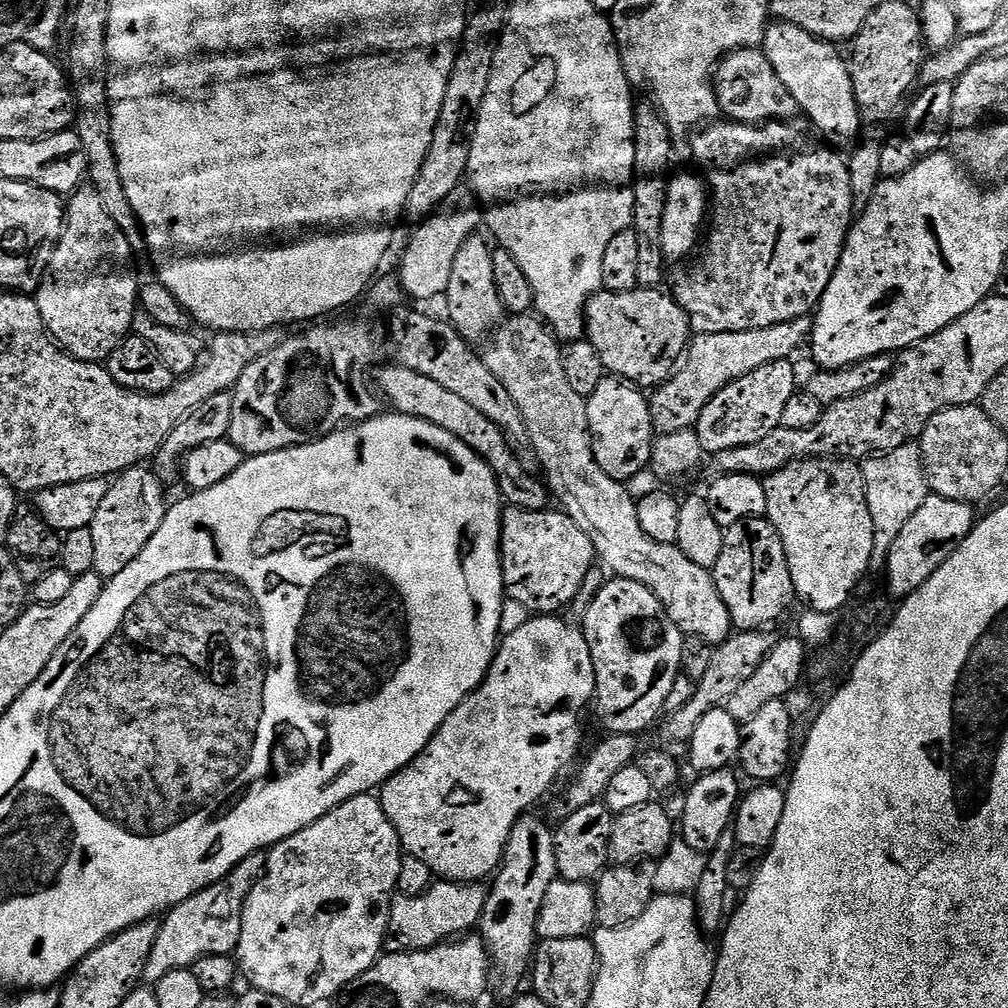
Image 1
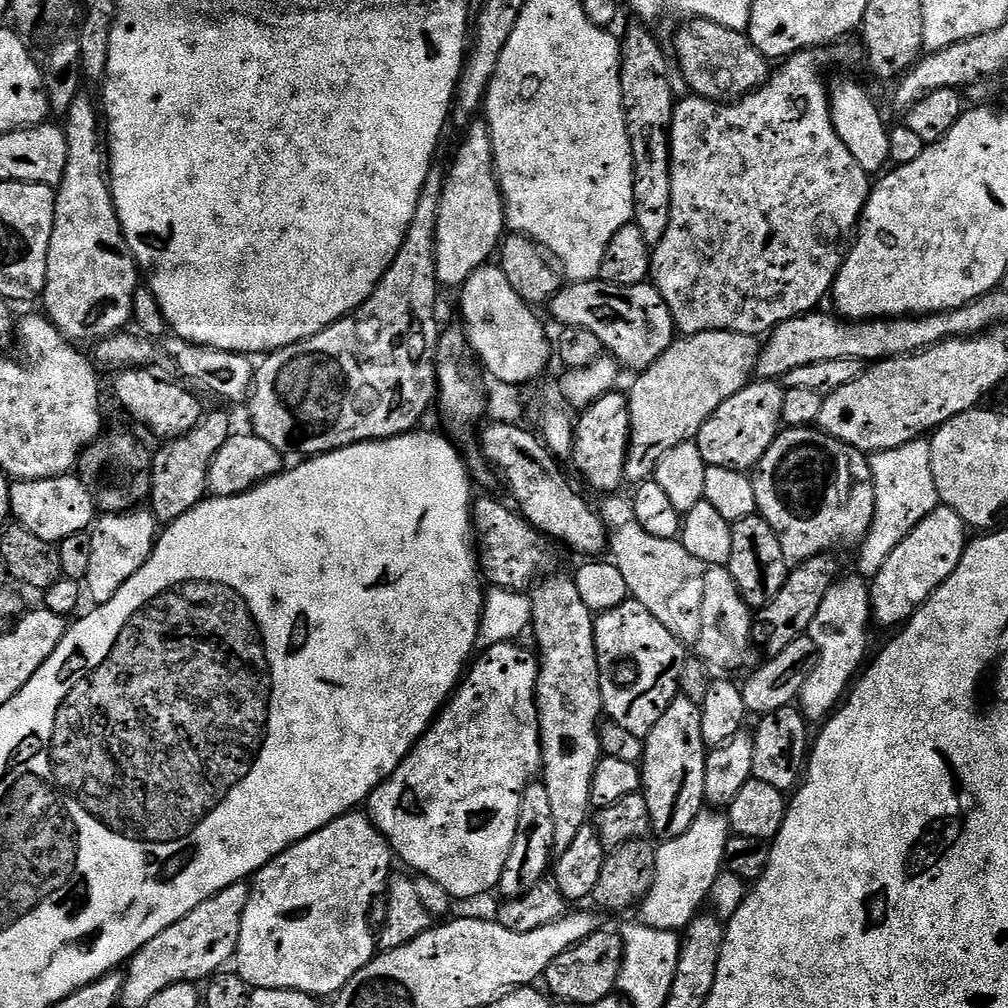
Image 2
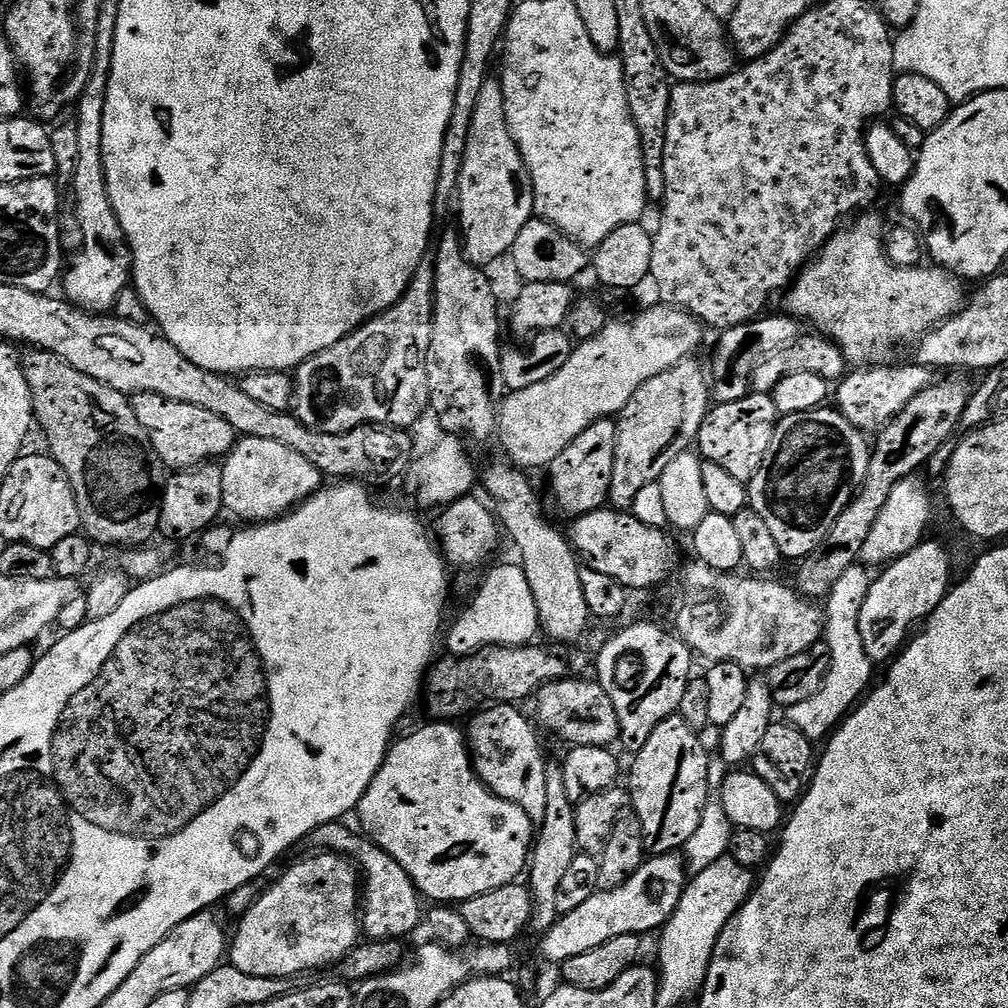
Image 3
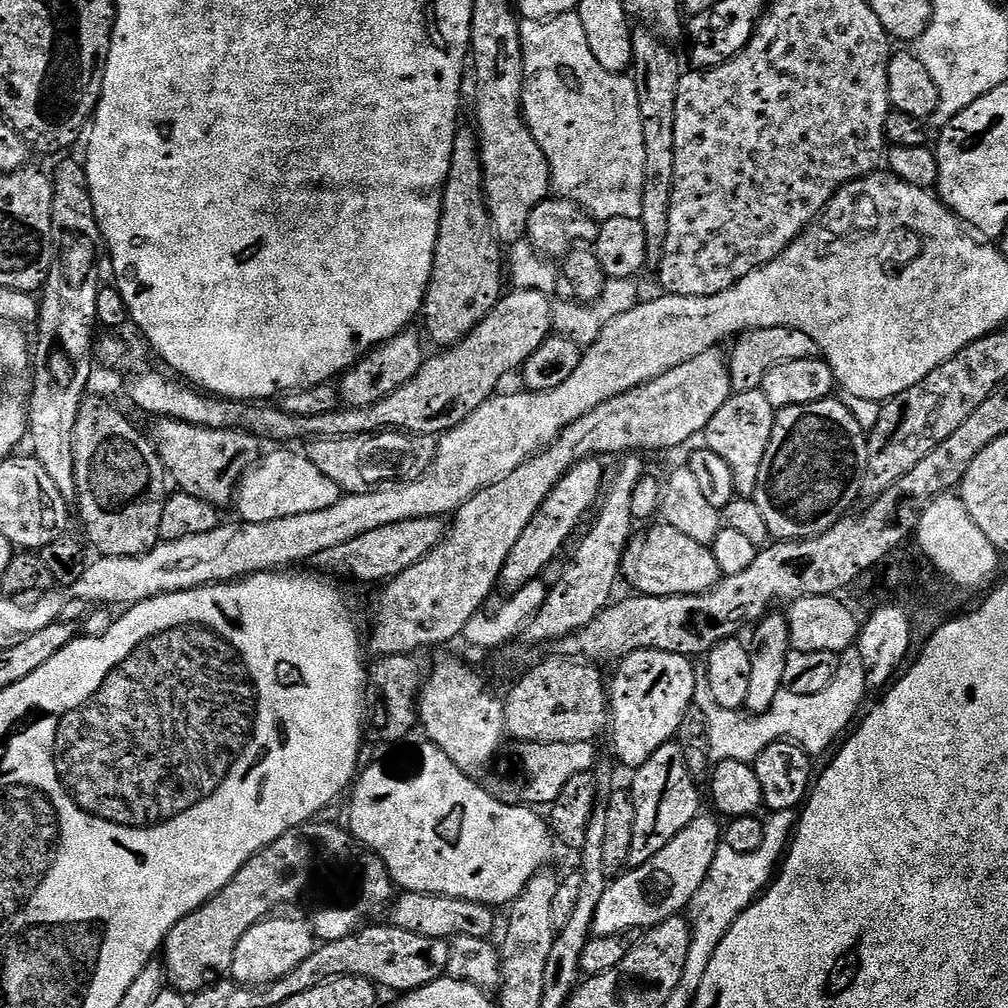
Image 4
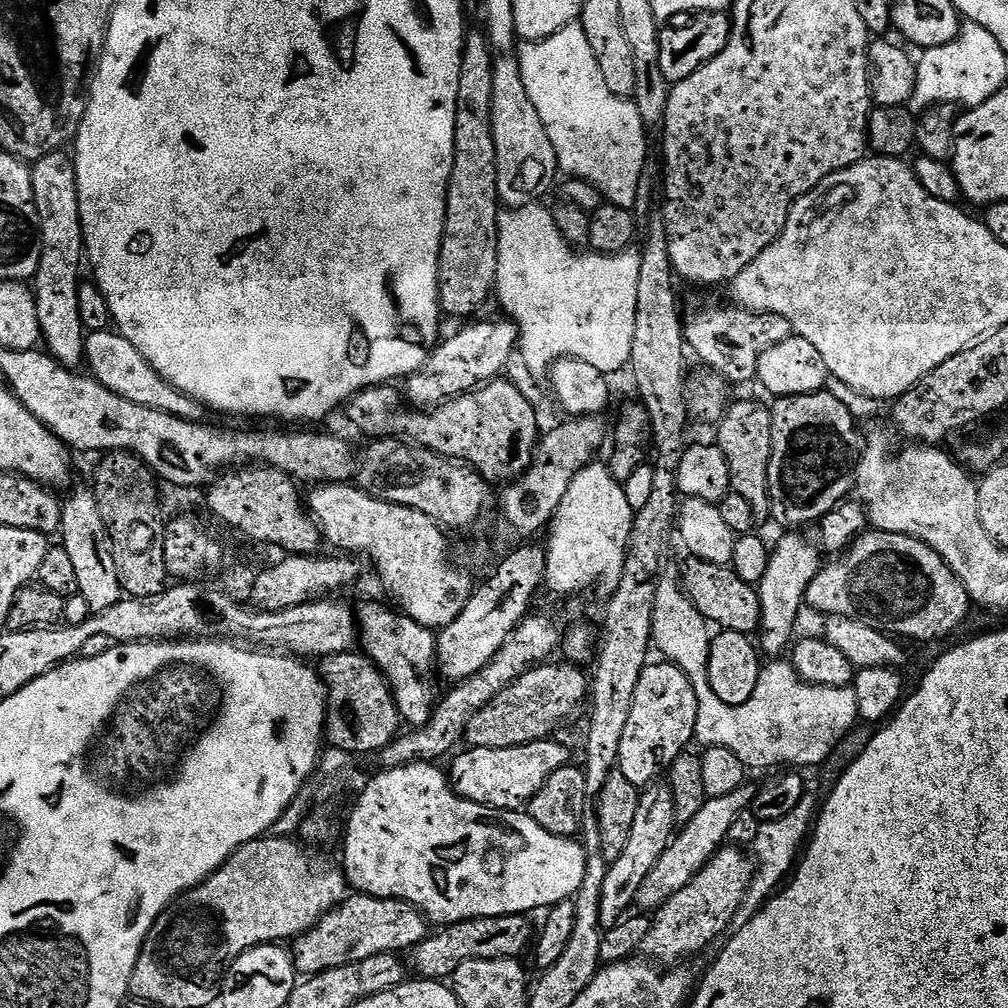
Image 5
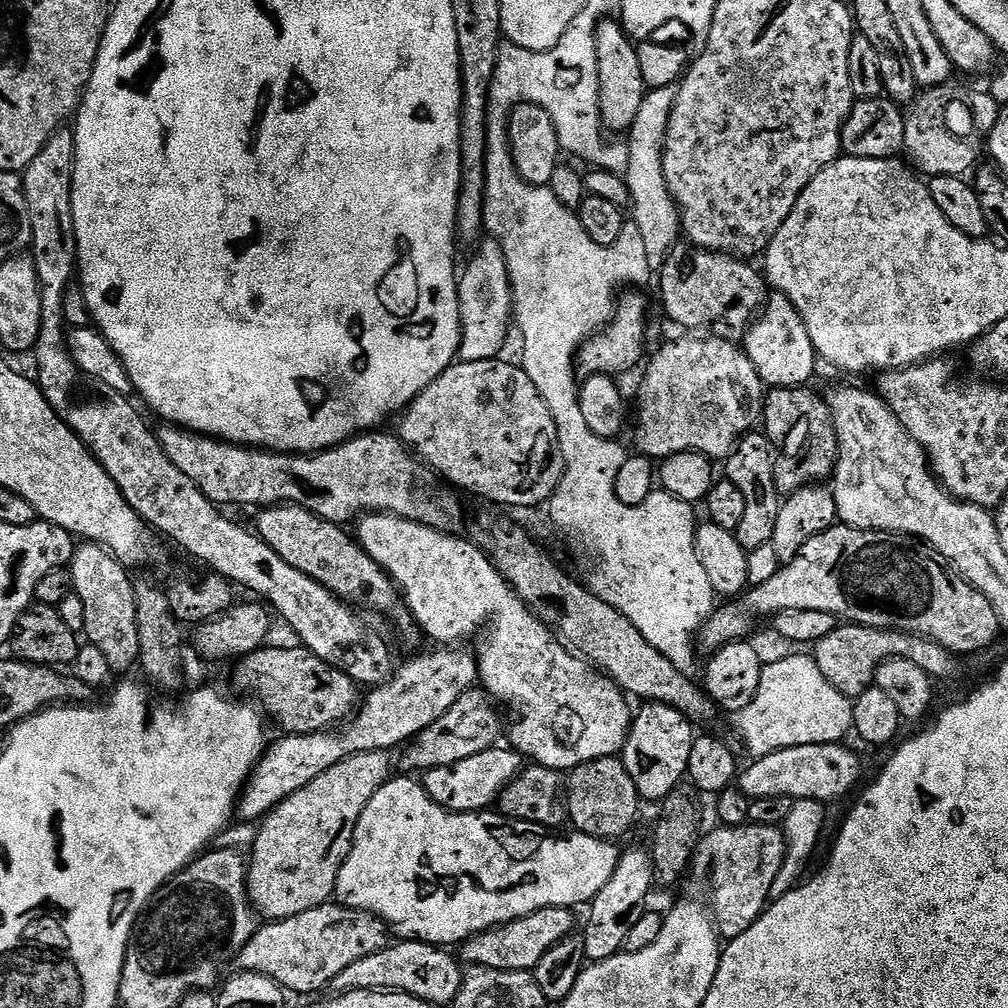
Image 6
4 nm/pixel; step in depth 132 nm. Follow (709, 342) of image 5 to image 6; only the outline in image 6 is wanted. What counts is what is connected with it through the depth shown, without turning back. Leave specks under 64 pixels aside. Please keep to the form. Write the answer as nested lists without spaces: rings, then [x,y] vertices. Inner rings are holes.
[[[687,242],[677,243],[673,248],[671,254],[666,258],[666,262],[658,270],[658,280],[660,276],[660,300],[664,303],[664,312],[677,324],[680,328],[689,328],[687,331],[692,334],[707,334],[709,337],[718,340],[731,340],[733,342],[743,341],[744,335],[748,332],[748,326],[752,323],[754,317],[759,313],[760,309],[764,306],[766,299],[766,280],[759,271],[756,272],[751,268],[749,261],[744,258],[737,258],[735,256],[727,256],[725,252],[708,252],[705,248],[694,248]]]

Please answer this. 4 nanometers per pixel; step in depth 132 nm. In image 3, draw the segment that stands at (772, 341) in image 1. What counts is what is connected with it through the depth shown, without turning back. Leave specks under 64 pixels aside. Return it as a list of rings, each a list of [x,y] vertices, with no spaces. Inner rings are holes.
[[[696,358],[684,360],[678,366],[650,378],[626,402],[620,411],[616,425],[616,441],[614,442],[614,474],[610,474],[610,490],[608,504],[616,510],[630,510],[634,506],[634,498],[644,487],[659,481],[662,470],[678,458],[678,454],[689,451],[699,441],[700,427],[710,411],[710,376]]]

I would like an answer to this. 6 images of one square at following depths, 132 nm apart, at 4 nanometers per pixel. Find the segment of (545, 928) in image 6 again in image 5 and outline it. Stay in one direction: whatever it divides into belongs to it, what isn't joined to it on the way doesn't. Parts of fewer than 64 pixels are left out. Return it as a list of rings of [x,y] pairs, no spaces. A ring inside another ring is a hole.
[[[527,915],[491,916],[477,920],[464,920],[461,924],[450,924],[433,931],[427,940],[411,949],[412,964],[416,967],[415,975],[426,980],[447,981],[462,966],[474,958],[506,958],[515,960],[523,957],[528,943],[533,943],[534,928]]]

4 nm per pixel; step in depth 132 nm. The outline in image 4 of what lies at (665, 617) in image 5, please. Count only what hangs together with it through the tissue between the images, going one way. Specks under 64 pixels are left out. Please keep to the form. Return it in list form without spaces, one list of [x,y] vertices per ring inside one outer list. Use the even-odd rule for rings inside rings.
[[[853,646],[840,656],[834,682],[830,682],[826,690],[818,690],[818,694],[803,696],[781,690],[768,710],[745,714],[740,710],[726,710],[718,706],[718,702],[714,702],[714,694],[710,694],[708,689],[707,675],[700,674],[696,678],[694,704],[702,710],[702,714],[706,714],[709,761],[754,758],[762,754],[766,746],[779,740],[791,740],[792,743],[799,744],[809,756],[816,758],[819,757],[819,752],[826,751],[832,743],[835,745],[853,727],[854,721],[861,715],[860,707],[864,704],[864,695],[869,695],[869,692],[862,654],[859,647]]]

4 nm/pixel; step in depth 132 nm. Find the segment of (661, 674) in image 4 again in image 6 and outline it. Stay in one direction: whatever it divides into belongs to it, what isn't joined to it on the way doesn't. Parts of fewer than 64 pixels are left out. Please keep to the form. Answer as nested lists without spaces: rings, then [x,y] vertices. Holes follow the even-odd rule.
[[[645,703],[641,712],[637,711],[632,718],[632,729],[624,743],[622,759],[630,778],[634,778],[634,786],[638,790],[641,801],[656,800],[663,802],[669,794],[681,787],[680,779],[683,781],[688,775],[688,763],[690,762],[690,746],[694,739],[693,721],[683,716],[678,710],[674,710],[665,704]]]

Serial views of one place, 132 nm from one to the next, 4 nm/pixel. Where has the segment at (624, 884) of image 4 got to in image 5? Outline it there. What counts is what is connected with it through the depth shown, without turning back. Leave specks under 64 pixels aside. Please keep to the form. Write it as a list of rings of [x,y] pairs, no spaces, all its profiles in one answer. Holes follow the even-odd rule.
[[[745,782],[738,790],[734,790],[734,794],[708,799],[702,810],[698,810],[698,814],[694,814],[694,818],[690,818],[690,822],[673,835],[668,848],[658,858],[658,862],[655,862],[654,868],[650,870],[650,874],[638,890],[635,907],[640,910],[660,908],[667,900],[674,898],[674,894],[678,894],[682,886],[690,883],[694,876],[703,870],[708,860],[725,846],[730,834],[730,822],[734,822],[738,814],[751,809],[756,789],[755,783]]]

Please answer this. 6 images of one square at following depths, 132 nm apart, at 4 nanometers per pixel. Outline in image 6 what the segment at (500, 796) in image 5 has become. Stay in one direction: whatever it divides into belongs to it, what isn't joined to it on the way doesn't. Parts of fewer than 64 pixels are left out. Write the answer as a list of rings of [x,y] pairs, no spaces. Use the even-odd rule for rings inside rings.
[[[511,747],[488,748],[474,758],[462,758],[454,766],[438,766],[423,773],[426,794],[435,804],[451,812],[483,812],[499,801],[502,790],[522,771],[522,757]]]

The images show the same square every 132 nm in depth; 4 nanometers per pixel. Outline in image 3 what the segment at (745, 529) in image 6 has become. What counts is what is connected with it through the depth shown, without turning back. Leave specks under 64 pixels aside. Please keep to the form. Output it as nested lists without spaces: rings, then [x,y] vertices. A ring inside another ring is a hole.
[[[752,392],[746,398],[729,404],[716,404],[700,427],[698,452],[707,463],[722,466],[738,482],[749,485],[762,466],[762,458],[766,458],[766,450],[770,450],[770,442],[774,438],[778,413],[771,395],[763,396]]]

